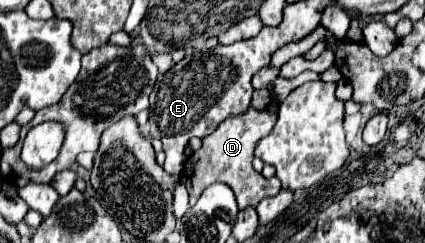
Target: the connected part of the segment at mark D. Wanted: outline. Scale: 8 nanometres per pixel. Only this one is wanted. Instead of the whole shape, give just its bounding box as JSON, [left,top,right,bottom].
[182,108,280,210]

